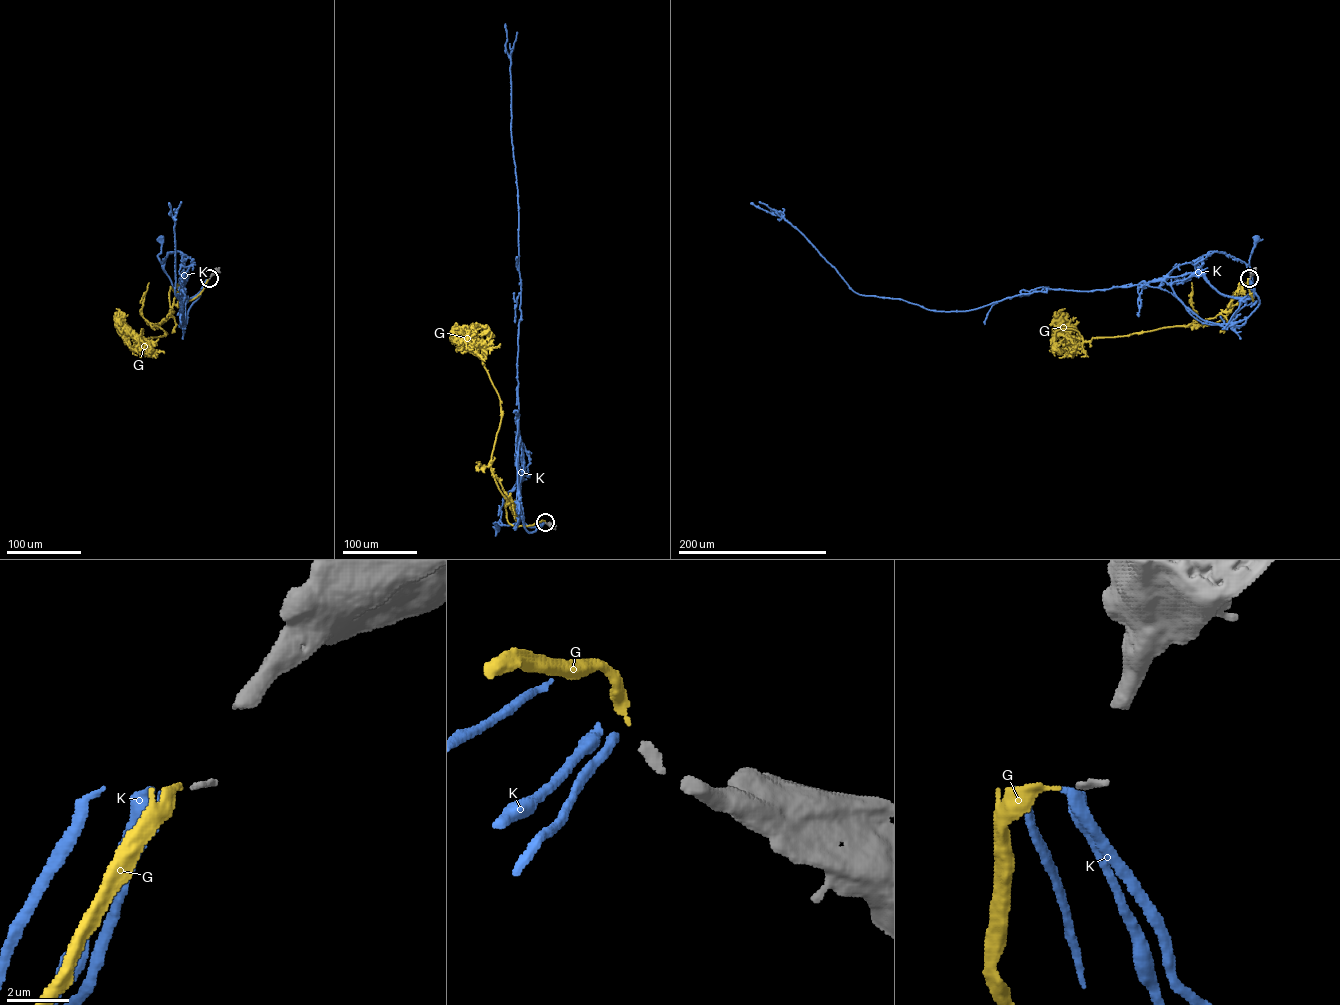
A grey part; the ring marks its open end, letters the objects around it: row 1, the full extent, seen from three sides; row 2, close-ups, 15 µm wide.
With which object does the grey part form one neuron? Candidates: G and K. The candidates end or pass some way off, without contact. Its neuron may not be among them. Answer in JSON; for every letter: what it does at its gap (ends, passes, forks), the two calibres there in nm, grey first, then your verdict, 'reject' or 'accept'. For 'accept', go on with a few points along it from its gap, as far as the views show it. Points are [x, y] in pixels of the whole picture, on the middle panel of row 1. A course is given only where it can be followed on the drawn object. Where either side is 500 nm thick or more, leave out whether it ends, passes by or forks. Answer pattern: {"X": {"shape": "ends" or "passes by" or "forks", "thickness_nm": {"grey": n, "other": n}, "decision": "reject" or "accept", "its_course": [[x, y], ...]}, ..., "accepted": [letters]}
{"G": {"shape": "ends", "thickness_nm": {"grey": 240, "other": 190}, "decision": "accept", "its_course": [[545, 522], [509, 523], [507, 500], [491, 468], [500, 400], [478, 355], [476, 327], [494, 336]]}, "K": {"shape": "ends", "thickness_nm": {"grey": 240, "other": 420}, "decision": "reject"}, "accepted": ["G"]}

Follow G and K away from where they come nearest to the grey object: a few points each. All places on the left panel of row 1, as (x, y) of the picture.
G: (209, 278), (191, 300), (170, 287), (171, 315), (154, 324), (164, 335), (140, 332), (149, 346), (158, 339)
K: (208, 278), (196, 294), (182, 298), (173, 288), (158, 257), (161, 239)

